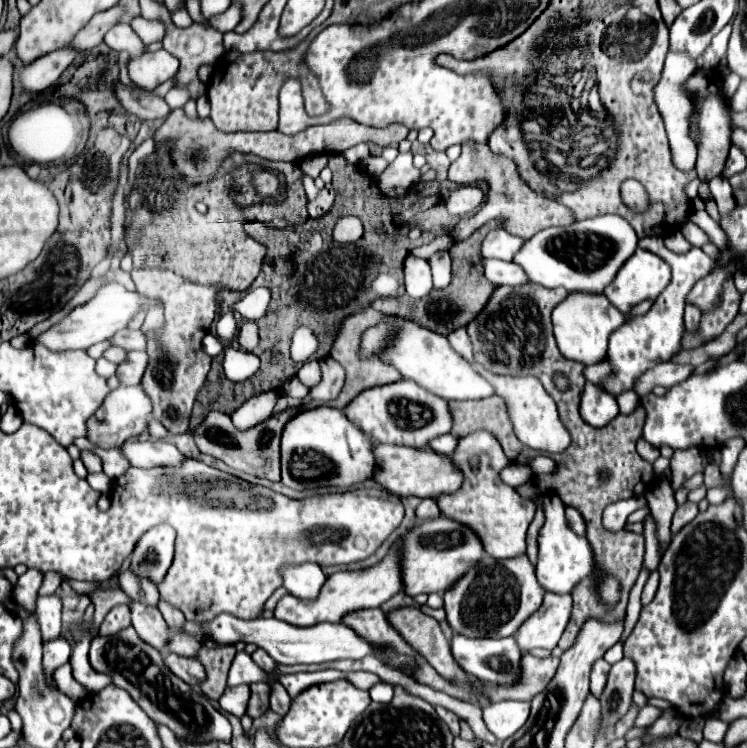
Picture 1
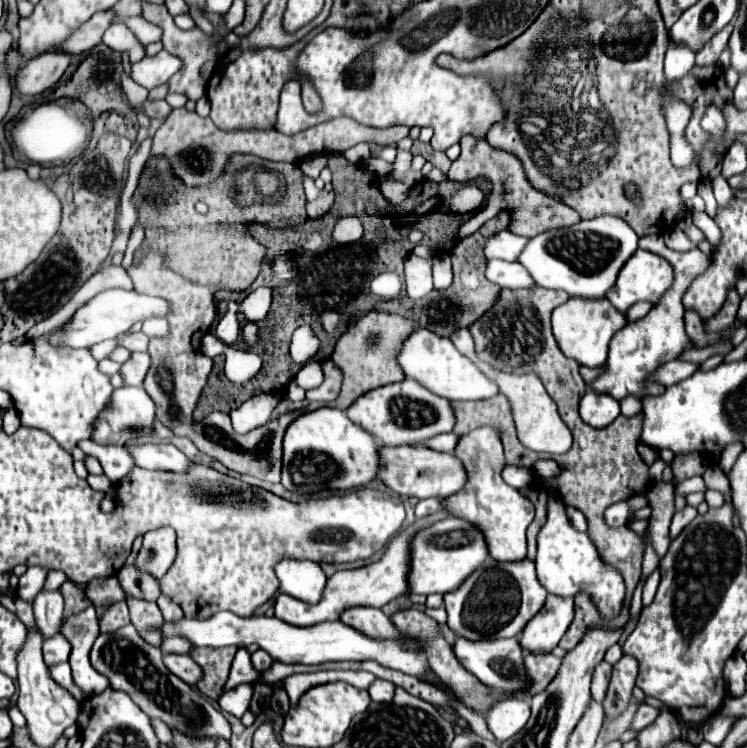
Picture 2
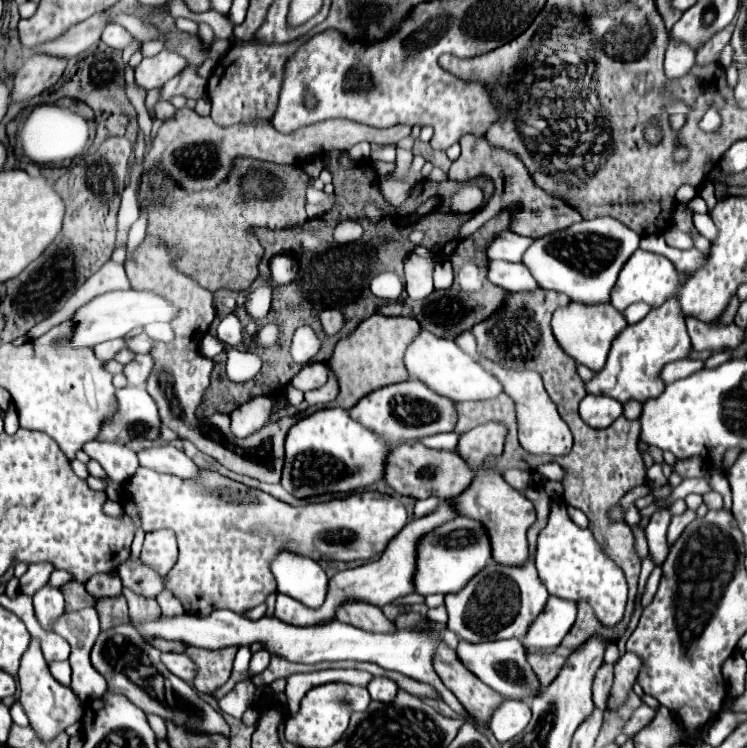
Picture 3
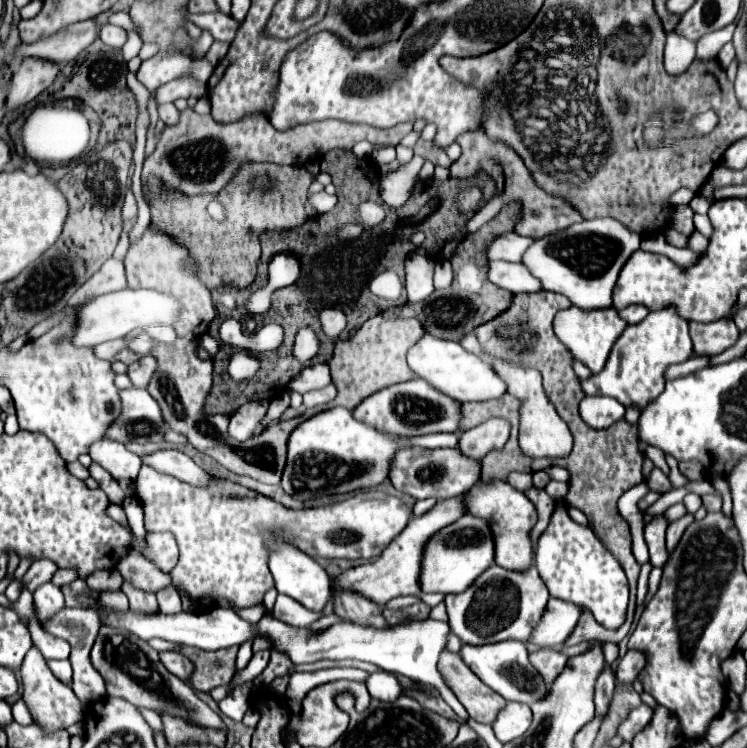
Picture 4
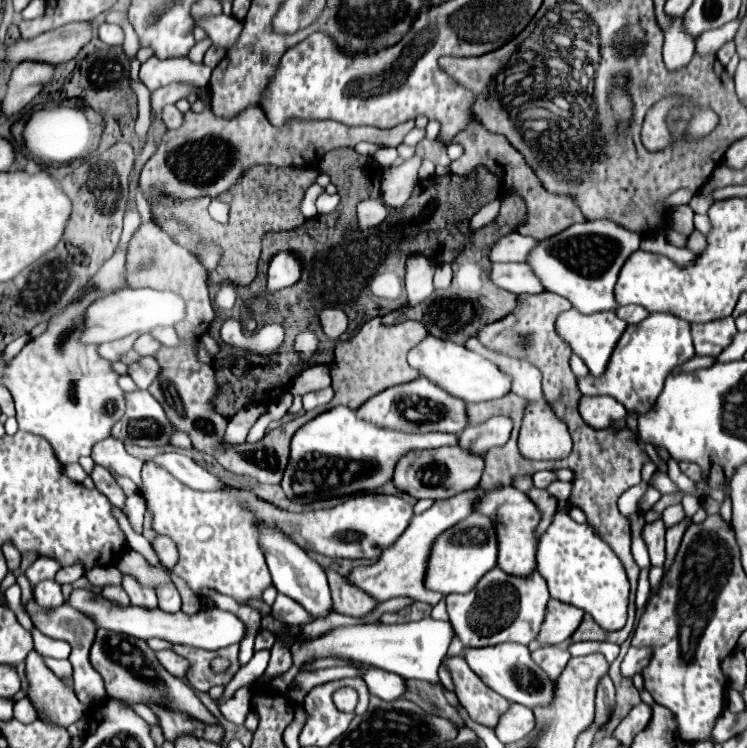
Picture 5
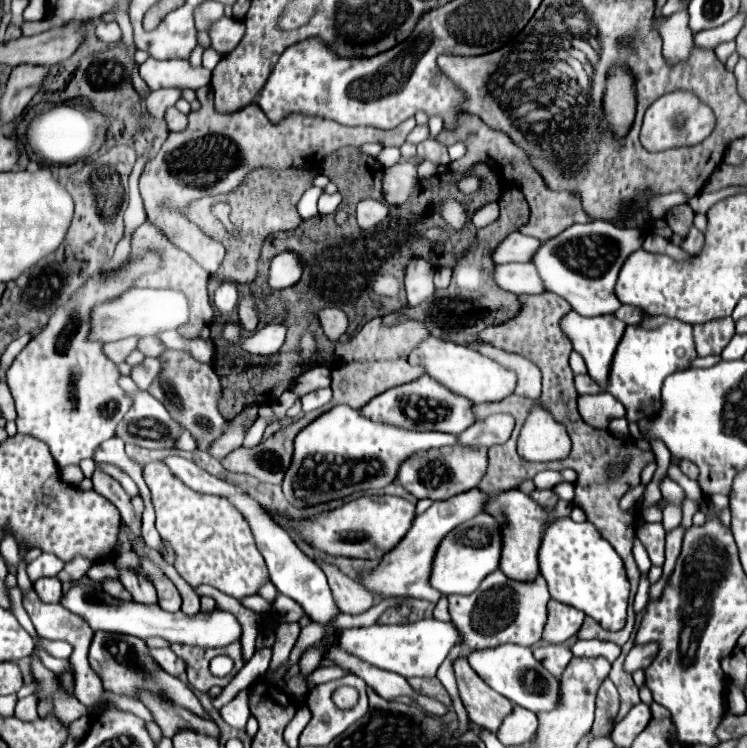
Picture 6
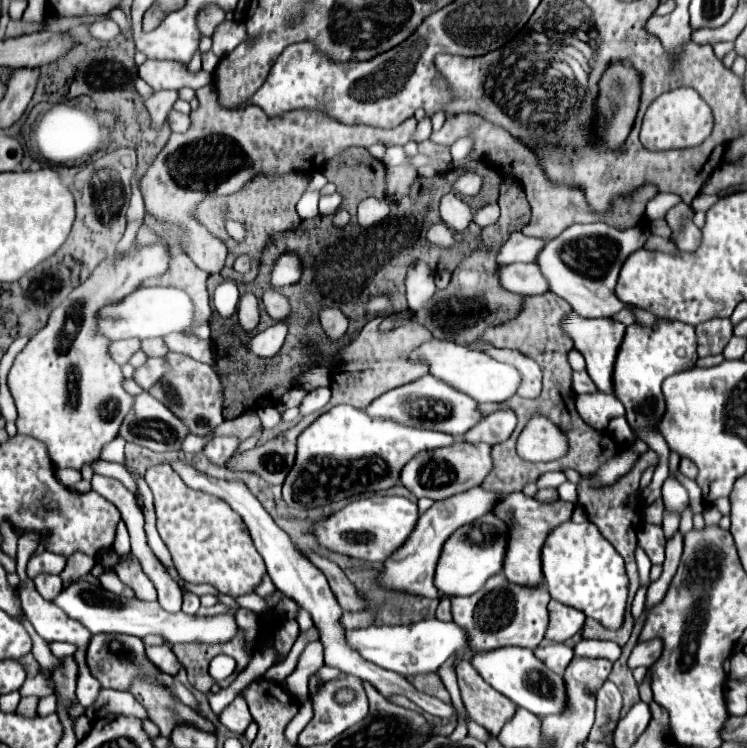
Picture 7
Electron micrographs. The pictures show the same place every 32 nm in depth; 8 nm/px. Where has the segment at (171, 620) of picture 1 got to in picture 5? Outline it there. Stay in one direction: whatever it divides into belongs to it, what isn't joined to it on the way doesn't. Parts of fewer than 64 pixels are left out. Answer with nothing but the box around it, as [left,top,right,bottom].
[158,584,180,610]

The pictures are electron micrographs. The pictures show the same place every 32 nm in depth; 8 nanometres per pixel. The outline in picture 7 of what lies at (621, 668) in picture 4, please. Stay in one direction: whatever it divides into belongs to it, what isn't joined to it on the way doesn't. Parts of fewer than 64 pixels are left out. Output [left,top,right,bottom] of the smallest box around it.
[628,640,662,668]

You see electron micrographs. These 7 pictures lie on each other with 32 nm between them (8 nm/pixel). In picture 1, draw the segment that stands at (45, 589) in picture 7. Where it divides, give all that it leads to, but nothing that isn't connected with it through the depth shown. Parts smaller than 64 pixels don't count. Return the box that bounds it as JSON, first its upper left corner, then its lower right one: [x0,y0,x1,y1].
[34,594,62,640]

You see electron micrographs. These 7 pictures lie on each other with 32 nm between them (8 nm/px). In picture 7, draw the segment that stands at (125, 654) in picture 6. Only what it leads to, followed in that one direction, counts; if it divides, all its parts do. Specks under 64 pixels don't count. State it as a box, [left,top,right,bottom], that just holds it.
[86,634,196,710]

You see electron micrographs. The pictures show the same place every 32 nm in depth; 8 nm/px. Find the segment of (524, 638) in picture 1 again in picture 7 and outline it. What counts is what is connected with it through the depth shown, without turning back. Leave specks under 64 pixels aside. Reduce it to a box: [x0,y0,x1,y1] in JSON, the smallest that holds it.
[546,600,586,642]

